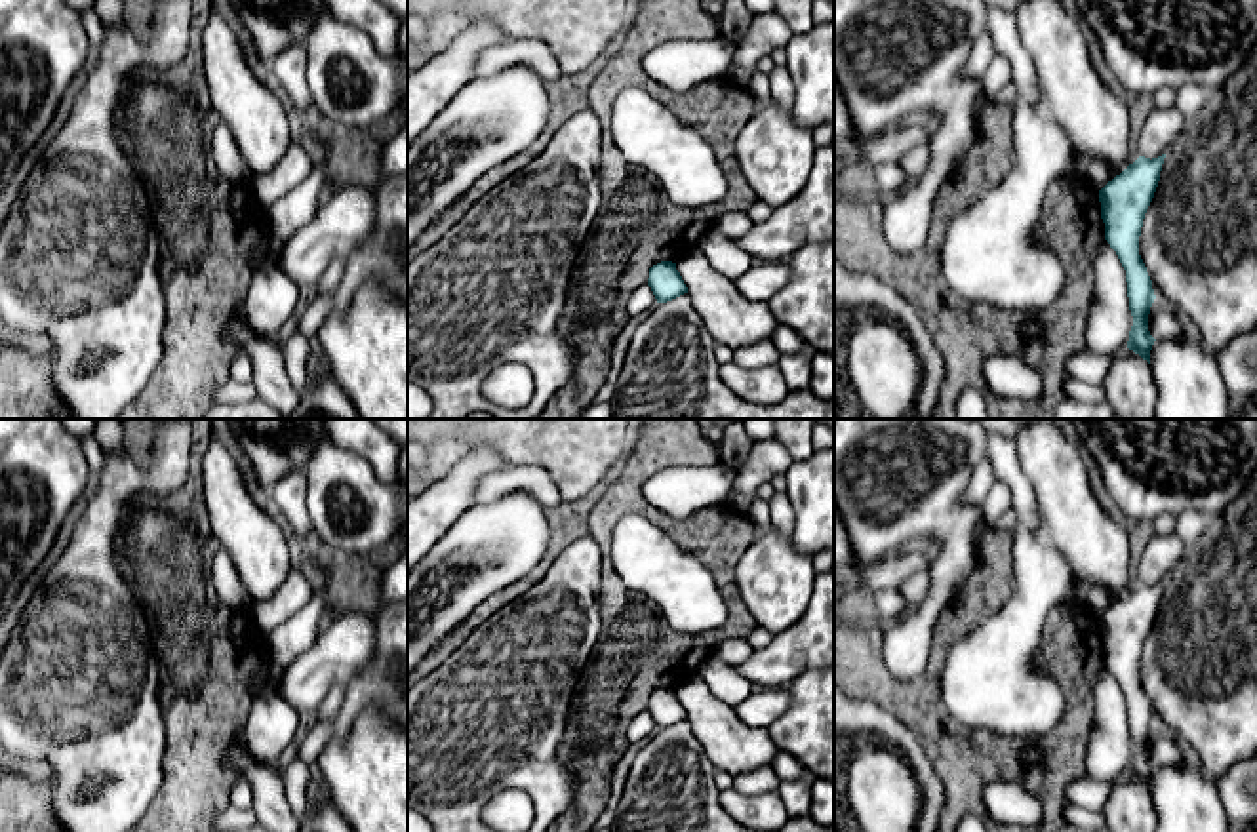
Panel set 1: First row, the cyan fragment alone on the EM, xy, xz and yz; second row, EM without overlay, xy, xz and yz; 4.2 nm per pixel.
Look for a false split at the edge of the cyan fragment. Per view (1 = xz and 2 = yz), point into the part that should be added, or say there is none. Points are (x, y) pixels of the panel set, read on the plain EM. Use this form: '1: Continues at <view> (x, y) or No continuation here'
1: No continuation here
2: No continuation here

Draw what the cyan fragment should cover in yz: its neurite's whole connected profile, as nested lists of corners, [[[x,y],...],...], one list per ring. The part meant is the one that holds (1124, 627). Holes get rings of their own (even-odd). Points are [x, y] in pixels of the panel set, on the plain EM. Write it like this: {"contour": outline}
{"contour": [[[1166,581],[1152,586],[1139,583],[1099,617],[1105,666],[1116,678],[1126,697],[1129,737],[1133,743],[1127,775],[1148,790],[1156,767],[1148,758],[1148,741],[1156,722],[1139,682],[1139,663],[1160,607],[1164,584]]]}

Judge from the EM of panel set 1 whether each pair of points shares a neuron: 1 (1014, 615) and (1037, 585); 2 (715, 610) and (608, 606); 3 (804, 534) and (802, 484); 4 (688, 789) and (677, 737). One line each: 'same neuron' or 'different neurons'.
1: same neuron
2: different neurons
3: same neuron
4: same neuron

